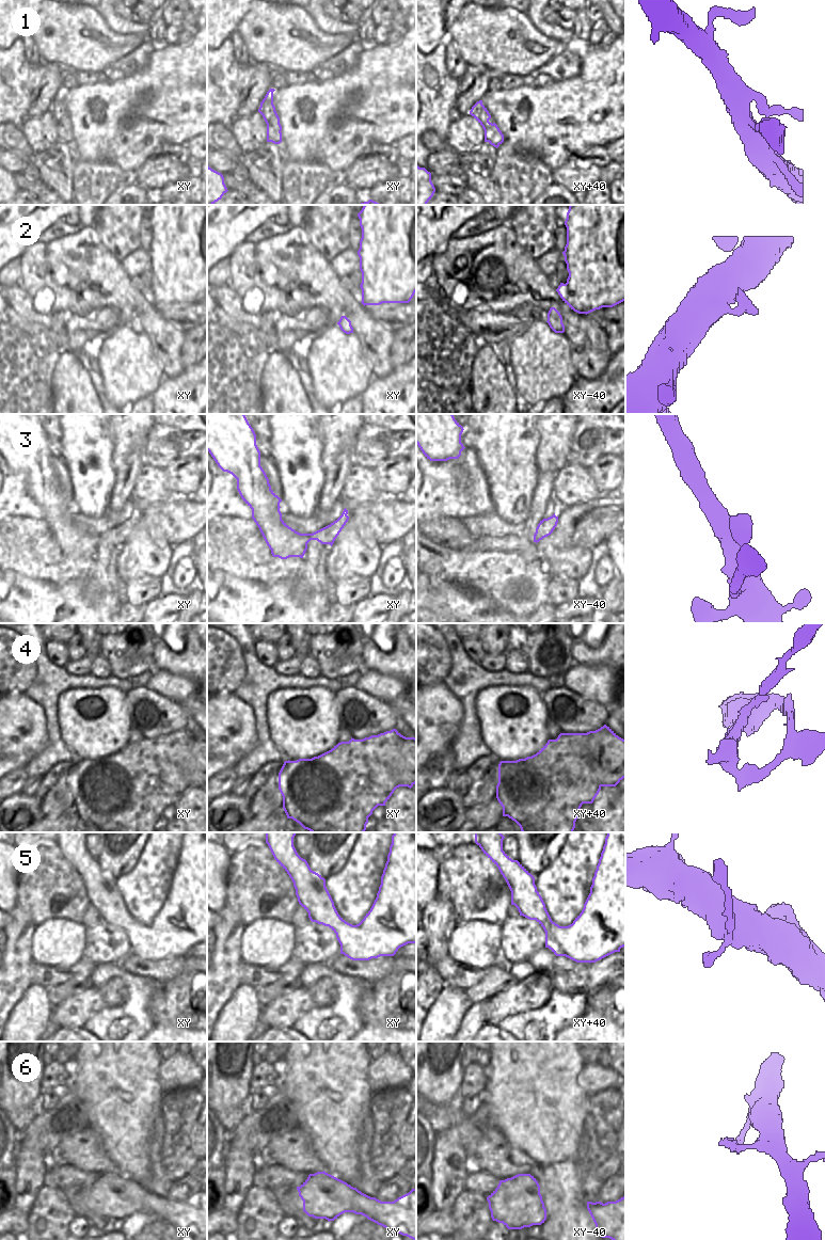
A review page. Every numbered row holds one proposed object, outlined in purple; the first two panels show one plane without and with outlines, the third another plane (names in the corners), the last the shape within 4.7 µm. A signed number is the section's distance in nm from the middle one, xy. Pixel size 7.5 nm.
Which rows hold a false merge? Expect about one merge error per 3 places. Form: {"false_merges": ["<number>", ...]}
{"false_merges": ["1", "4"]}

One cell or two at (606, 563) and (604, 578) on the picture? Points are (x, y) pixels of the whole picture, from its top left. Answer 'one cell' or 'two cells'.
one cell

